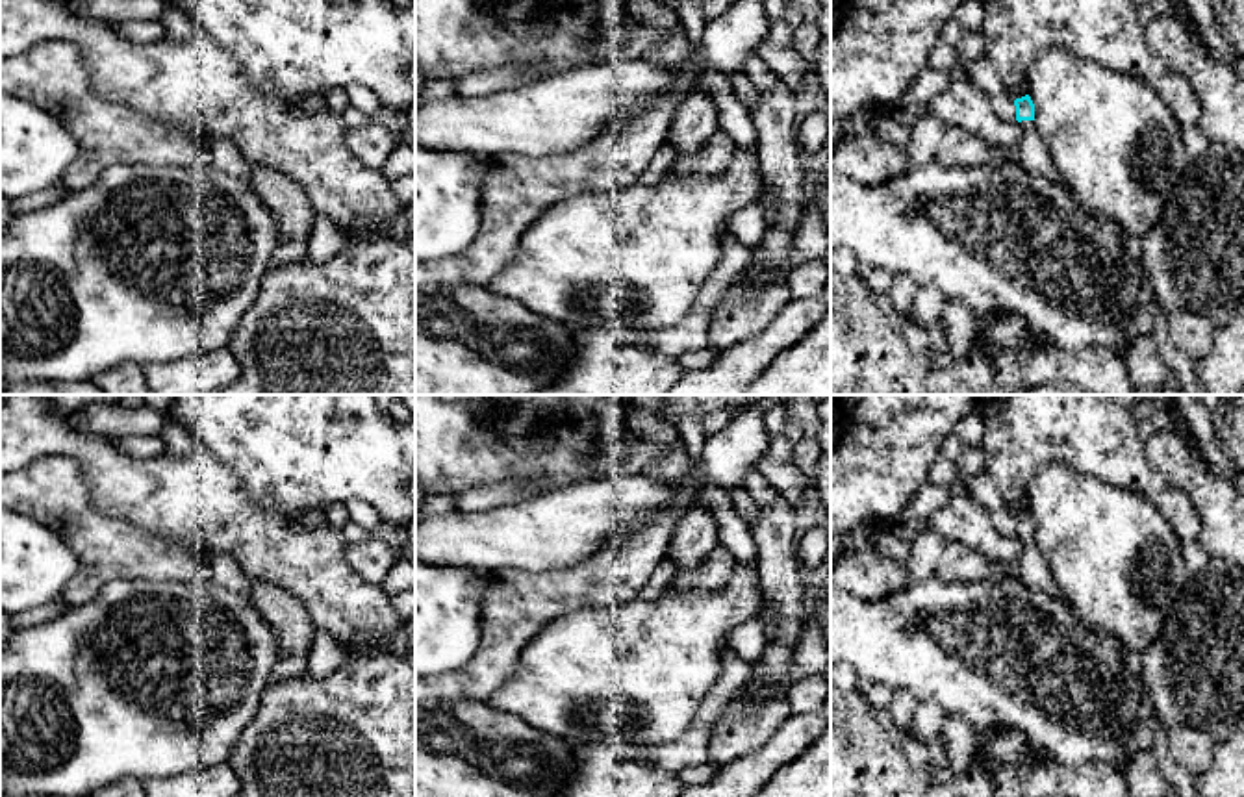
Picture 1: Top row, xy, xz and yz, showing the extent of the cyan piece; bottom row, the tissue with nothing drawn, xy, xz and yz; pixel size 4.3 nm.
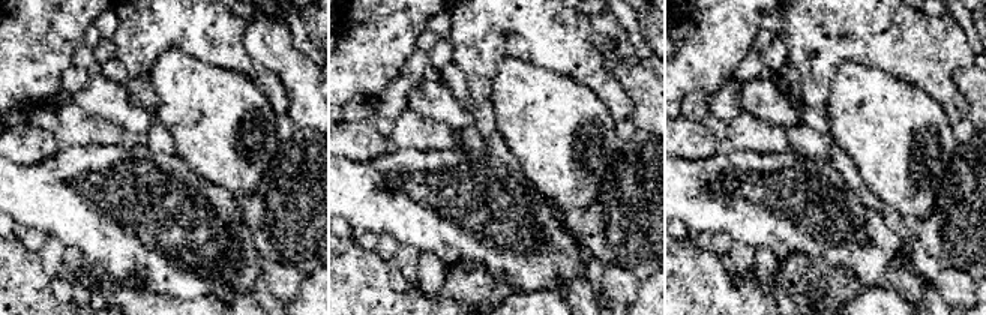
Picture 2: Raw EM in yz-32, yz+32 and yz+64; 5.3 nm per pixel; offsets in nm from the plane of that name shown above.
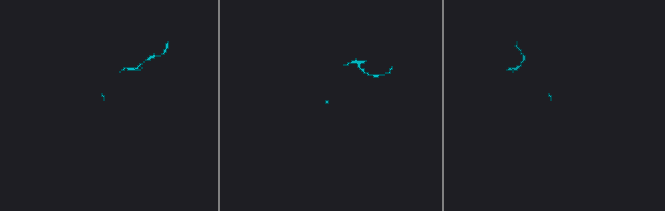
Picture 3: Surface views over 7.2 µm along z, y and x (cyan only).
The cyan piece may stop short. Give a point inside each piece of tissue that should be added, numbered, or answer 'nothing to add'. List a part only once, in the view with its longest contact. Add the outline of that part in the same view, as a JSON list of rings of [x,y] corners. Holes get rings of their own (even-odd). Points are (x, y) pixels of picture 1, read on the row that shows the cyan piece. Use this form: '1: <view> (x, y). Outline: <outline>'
1: yz (1033, 154). Outline: [[[1022,120],[1022,137],[1018,145],[1020,165],[1029,171],[1046,176],[1053,182],[1062,182],[1057,167],[1046,148],[1042,137],[1035,128],[1035,120]]]

